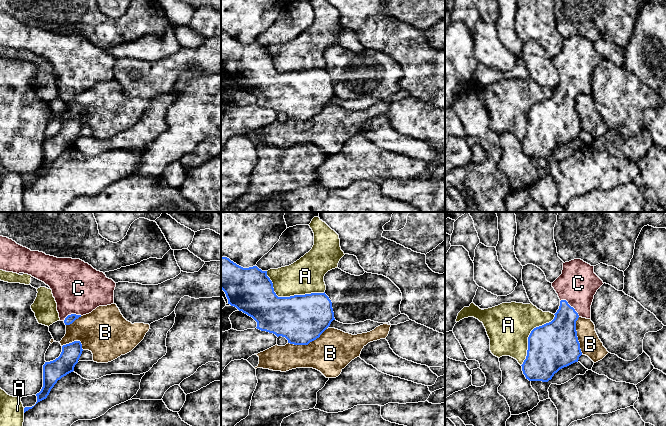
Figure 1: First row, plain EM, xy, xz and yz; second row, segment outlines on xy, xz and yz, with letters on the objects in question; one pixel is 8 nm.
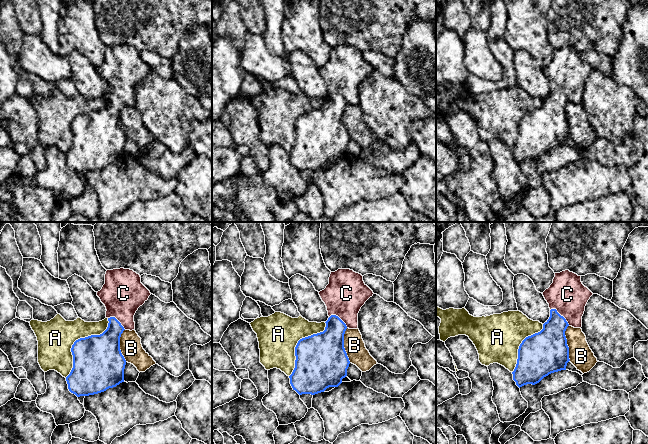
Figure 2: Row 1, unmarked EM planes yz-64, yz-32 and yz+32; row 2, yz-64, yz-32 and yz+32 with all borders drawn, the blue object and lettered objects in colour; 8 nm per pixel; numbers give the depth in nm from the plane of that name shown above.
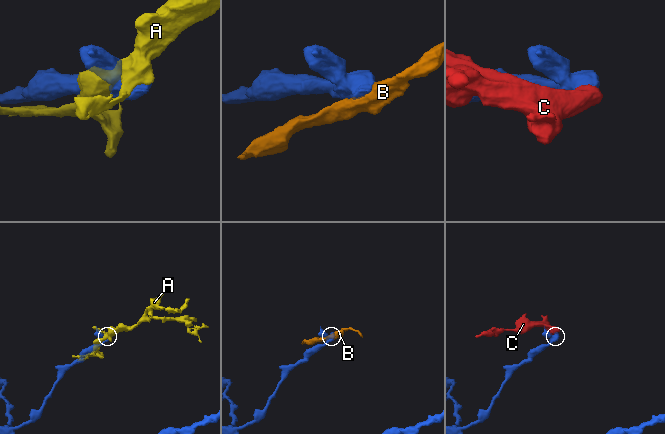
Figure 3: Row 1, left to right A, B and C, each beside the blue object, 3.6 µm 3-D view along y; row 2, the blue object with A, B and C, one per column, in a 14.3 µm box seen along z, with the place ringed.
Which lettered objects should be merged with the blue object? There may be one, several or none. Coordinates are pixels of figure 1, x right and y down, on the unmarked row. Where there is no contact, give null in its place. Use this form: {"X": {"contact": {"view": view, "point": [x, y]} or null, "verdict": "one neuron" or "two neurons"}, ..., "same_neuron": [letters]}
{"A": {"contact": {"view": "xz", "point": [290, 72]}, "verdict": "two neurons"}, "B": {"contact": {"view": "xz", "point": [307, 120]}, "verdict": "two neurons"}, "C": {"contact": {"view": "yz", "point": [570, 82]}, "verdict": "one neuron"}, "same_neuron": ["C"]}

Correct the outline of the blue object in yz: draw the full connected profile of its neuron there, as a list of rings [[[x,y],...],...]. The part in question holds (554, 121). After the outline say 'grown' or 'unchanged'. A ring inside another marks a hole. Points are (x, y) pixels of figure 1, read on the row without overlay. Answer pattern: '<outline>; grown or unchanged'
[[[581,35],[563,39],[562,50],[552,59],[558,70],[560,82],[554,95],[534,104],[528,113],[527,132],[522,142],[529,157],[548,158],[560,145],[578,138],[582,131],[577,113],[576,97],[579,93],[591,95],[591,81],[603,57],[594,49],[594,42]]]; grown

